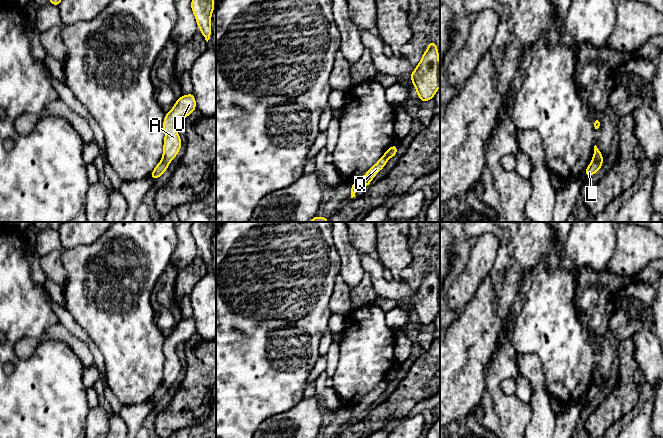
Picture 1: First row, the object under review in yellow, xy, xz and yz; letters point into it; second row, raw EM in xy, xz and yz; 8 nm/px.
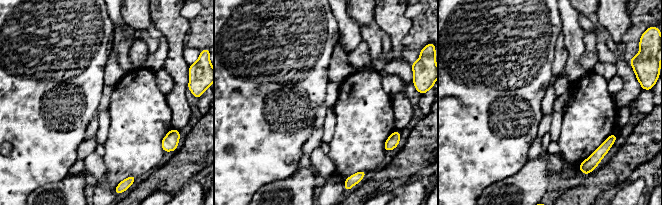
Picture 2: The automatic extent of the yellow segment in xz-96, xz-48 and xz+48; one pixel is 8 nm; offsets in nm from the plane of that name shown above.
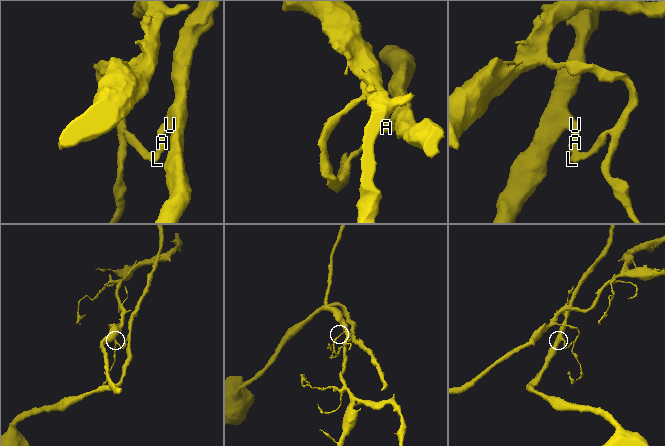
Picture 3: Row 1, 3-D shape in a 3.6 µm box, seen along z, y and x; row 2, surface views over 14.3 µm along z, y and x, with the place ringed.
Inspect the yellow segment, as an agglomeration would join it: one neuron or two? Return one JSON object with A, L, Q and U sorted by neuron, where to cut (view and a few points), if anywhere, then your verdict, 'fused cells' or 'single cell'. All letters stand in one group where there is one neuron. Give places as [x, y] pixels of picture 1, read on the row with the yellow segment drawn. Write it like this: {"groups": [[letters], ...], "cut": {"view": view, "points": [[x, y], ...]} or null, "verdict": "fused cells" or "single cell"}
{"groups": [["A", "U"], ["L", "Q"]], "cut": {"view": "yz", "points": [[592, 159], [601, 160]]}, "verdict": "fused cells"}

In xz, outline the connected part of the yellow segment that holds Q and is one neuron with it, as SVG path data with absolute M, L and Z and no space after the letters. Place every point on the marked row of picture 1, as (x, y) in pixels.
M386 150L385 154L378 160L378 162L373 165L367 173L362 176L359 180L355 181L351 186L351 198L355 197L356 192L364 187L367 187L370 182L373 180L375 175L384 168L387 164L388 157L387 153L389 150Z

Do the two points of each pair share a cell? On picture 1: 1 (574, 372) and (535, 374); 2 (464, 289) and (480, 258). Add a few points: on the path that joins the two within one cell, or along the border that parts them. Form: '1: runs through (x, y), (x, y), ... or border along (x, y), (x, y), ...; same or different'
1: border along (532, 353), (541, 364), (543, 388), (550, 396); different
2: runs through (469, 281), (478, 266); same

